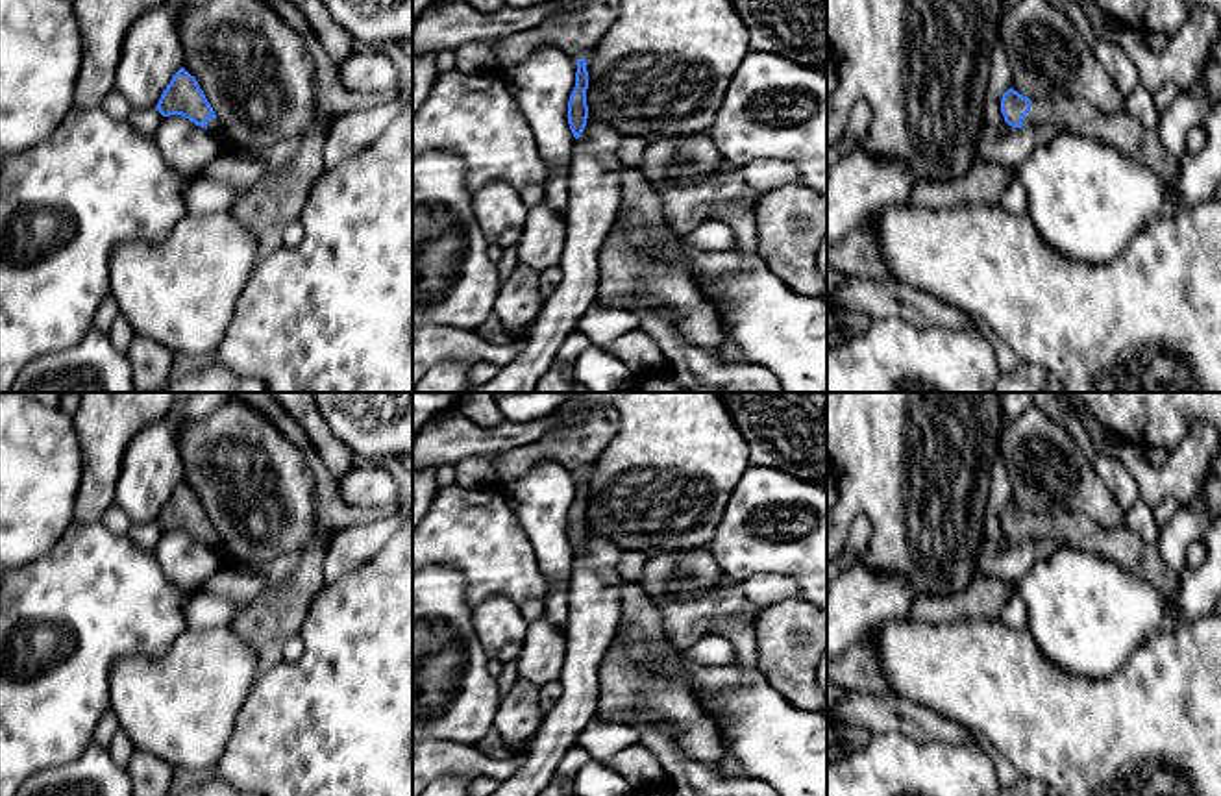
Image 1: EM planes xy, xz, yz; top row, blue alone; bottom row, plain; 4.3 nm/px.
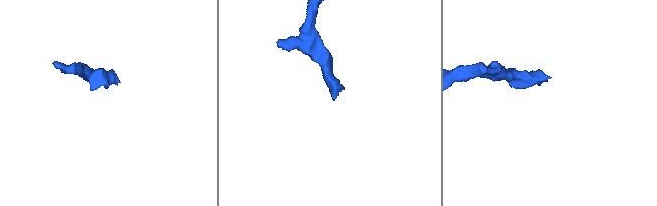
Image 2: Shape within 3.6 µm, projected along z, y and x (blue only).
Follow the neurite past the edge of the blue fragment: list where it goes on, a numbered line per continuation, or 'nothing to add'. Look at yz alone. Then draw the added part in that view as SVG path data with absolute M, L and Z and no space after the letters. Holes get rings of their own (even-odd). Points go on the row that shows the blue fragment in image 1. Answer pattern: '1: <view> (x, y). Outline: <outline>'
1: yz (1127, 134). Outline: M1082 98L1062 102L1030 100L1030 111L1023 118L1023 128L1034 124L1060 126L1067 131L1088 135L1116 146L1160 178L1171 180L1177 176L1178 159L1164 150L1156 130L1147 130L1125 109L1106 115Z

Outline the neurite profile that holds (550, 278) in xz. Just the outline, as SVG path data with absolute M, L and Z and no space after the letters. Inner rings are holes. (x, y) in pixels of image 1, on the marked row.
M561 265L546 268L546 270L540 272L538 291L540 291L544 300L549 298L555 292L555 289L561 283L561 278L562 278Z

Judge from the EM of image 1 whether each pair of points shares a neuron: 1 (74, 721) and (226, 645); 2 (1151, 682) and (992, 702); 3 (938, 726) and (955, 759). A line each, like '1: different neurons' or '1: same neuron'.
1: different neurons
2: same neuron
3: different neurons

